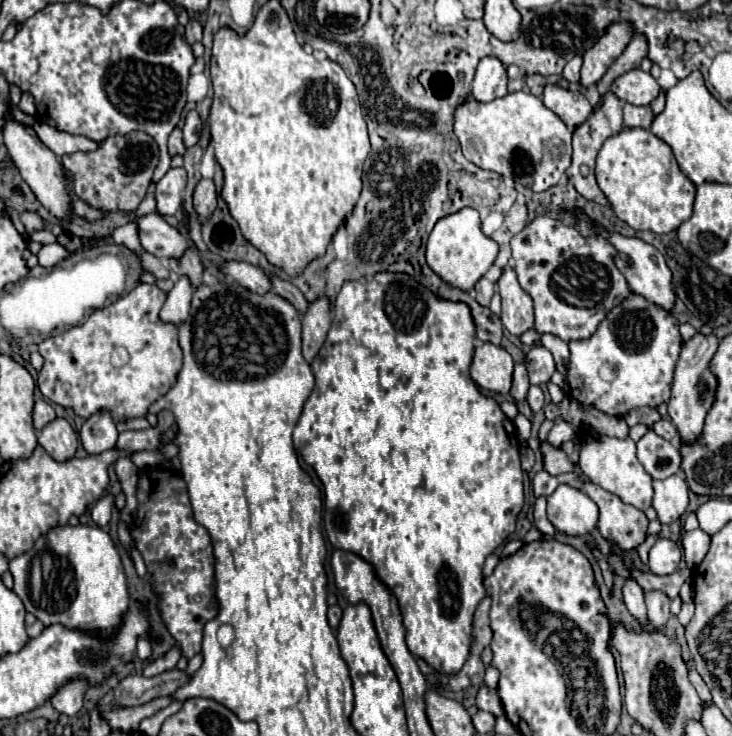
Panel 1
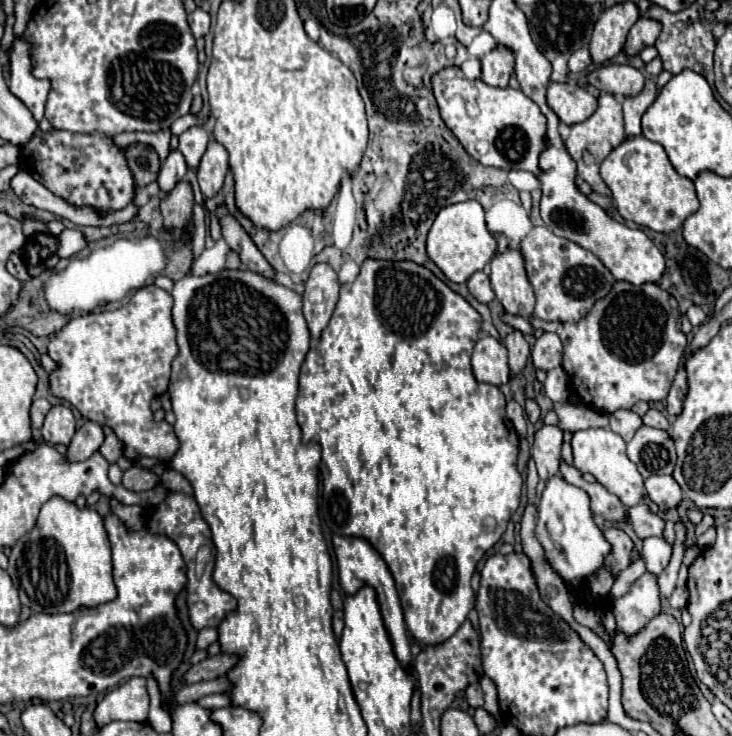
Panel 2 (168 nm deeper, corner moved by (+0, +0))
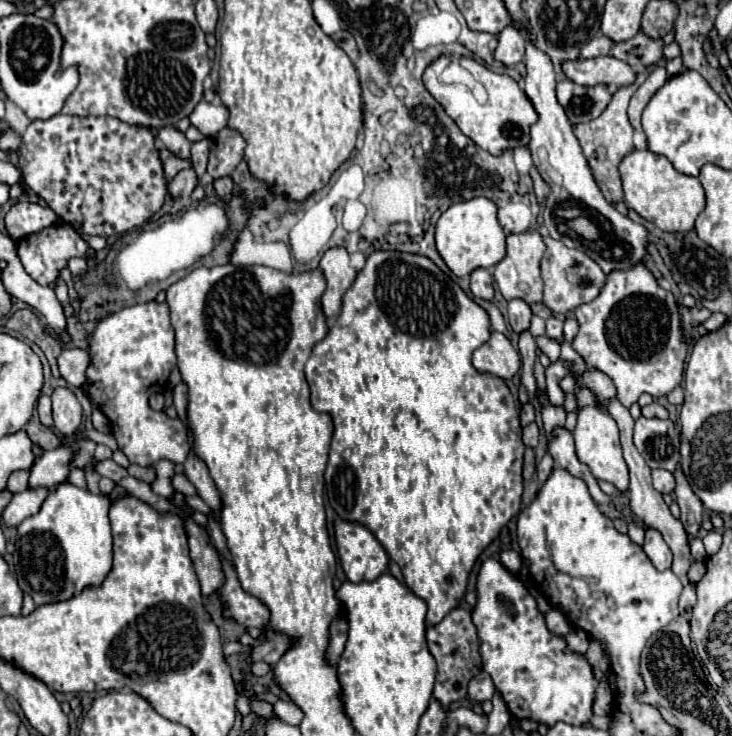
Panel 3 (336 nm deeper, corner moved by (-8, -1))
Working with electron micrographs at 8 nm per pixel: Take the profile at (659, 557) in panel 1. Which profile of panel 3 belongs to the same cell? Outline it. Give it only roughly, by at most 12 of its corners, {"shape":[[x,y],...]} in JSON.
{"shape":[[646,529],[644,553],[658,571],[672,567],[662,535]]}

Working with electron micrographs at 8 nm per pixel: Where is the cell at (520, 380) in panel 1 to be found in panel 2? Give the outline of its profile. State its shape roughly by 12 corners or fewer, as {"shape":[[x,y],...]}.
{"shape":[[520,330],[506,336],[504,346],[510,356],[510,372],[522,372],[528,346]]}

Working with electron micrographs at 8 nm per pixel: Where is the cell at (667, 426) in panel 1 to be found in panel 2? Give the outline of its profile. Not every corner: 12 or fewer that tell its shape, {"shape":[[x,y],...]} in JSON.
{"shape":[[650,408],[642,422],[652,428],[668,430],[668,420],[662,412]]}

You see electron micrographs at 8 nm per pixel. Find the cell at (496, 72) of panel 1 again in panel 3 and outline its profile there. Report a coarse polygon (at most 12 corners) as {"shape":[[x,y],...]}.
{"shape":[[506,27],[494,59],[506,67],[524,59],[524,35]]}

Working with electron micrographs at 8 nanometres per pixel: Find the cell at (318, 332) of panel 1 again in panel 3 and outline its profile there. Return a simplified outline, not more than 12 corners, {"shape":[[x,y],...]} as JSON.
{"shape":[[344,247],[328,249],[320,261],[326,279],[322,311],[334,317],[356,279]]}

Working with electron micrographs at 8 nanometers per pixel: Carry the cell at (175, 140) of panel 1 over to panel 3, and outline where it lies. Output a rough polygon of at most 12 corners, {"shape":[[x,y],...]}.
{"shape":[[200,101],[190,123],[204,137],[226,127],[228,109]]}

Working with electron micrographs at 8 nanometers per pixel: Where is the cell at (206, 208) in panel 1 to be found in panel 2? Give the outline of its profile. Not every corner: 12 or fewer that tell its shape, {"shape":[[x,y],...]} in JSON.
{"shape":[[212,140],[198,166],[206,198],[216,196],[228,172],[228,152]]}

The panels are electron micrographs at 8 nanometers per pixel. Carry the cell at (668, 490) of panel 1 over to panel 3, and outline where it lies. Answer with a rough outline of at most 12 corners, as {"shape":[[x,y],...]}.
{"shape":[[654,469],[654,489],[674,493],[676,479],[666,469]]}

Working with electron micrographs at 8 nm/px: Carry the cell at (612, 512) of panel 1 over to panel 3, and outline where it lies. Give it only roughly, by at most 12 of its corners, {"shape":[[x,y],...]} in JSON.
{"shape":[[566,429],[554,431],[548,453],[556,465],[586,481],[596,503],[610,497],[598,487],[590,469],[578,461],[574,437]]}

